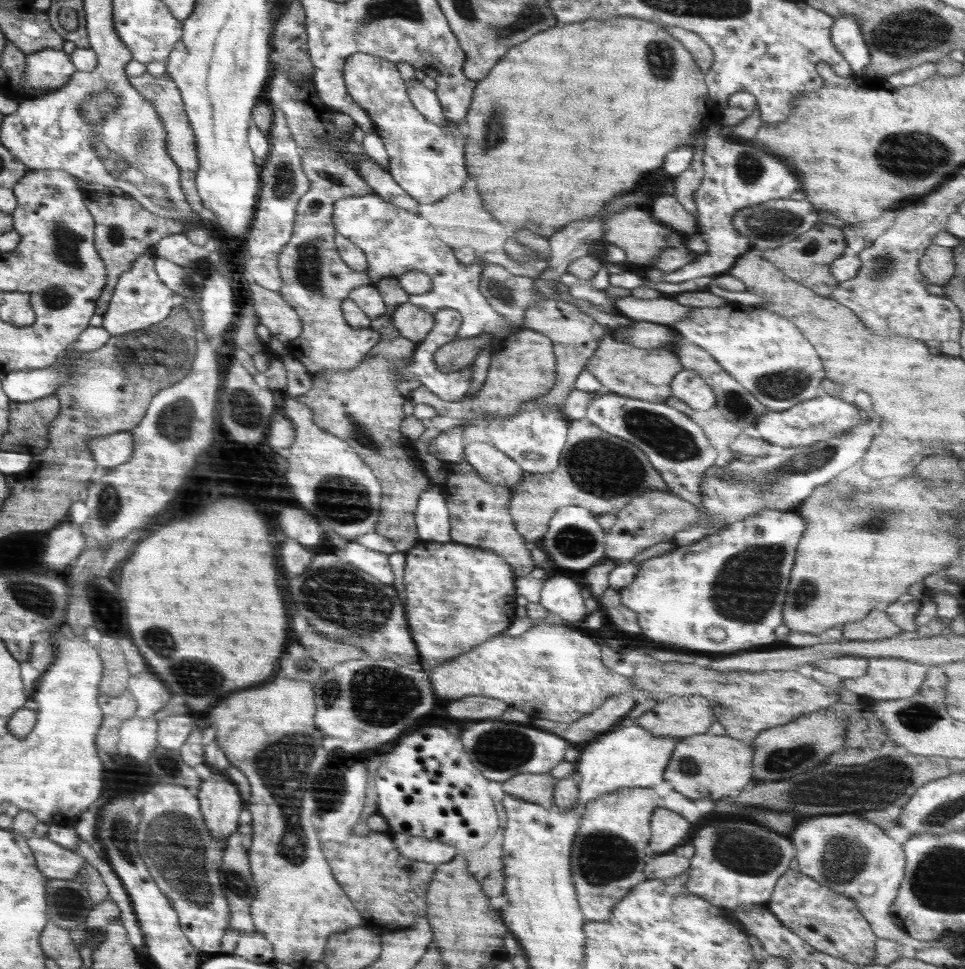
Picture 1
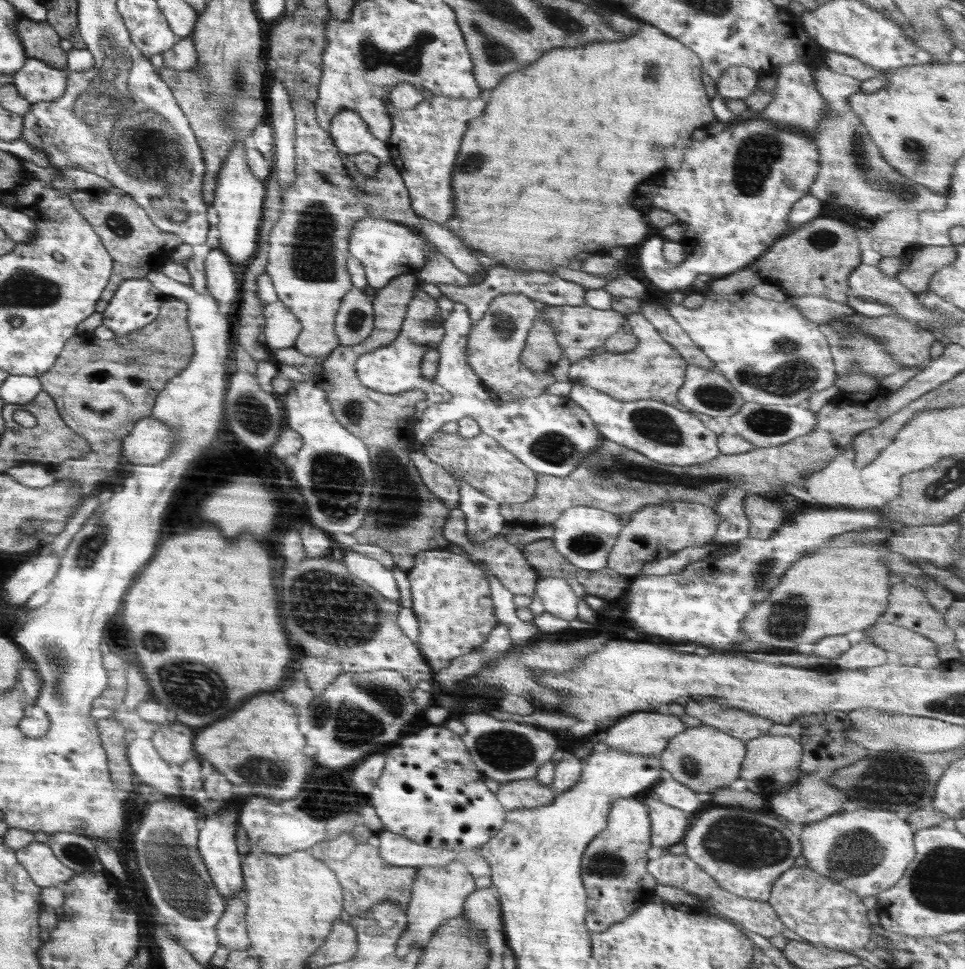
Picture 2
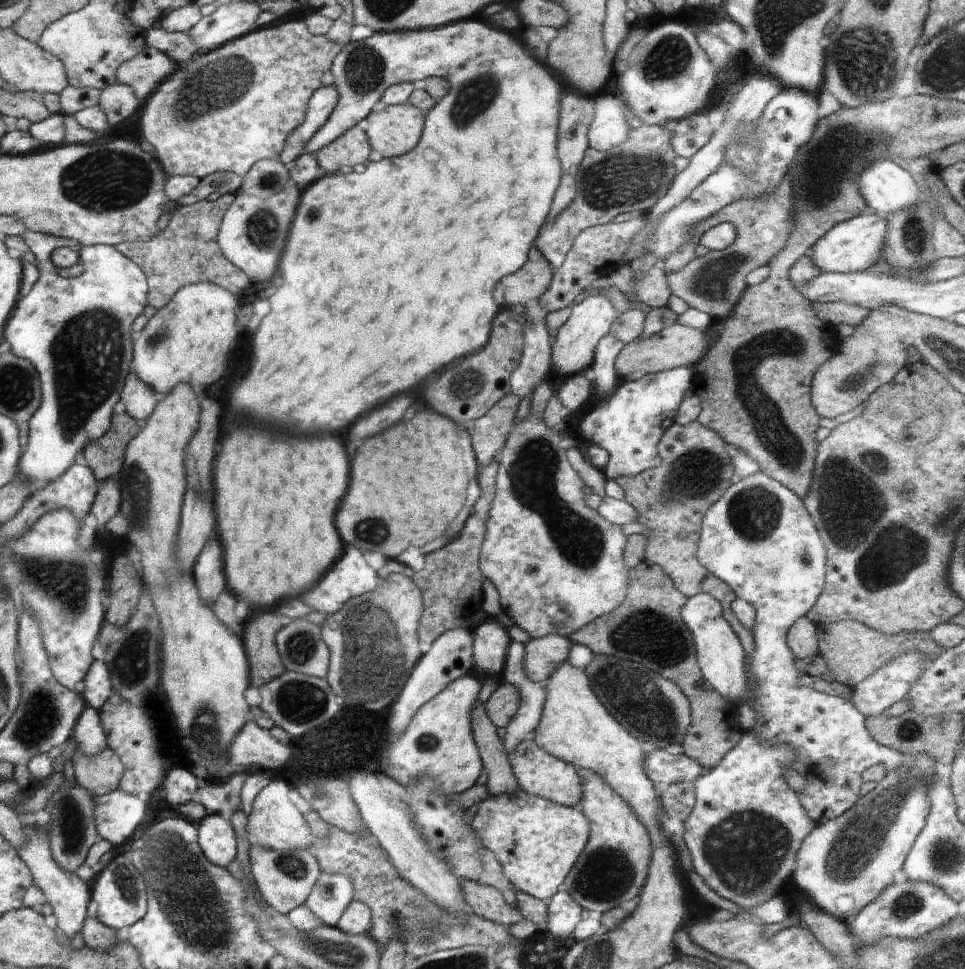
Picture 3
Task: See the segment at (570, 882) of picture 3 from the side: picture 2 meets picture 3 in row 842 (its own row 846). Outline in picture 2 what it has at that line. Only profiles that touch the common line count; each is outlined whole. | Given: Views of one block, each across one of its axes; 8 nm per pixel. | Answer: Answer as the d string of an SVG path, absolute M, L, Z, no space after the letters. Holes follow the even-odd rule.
M634 797L615 800L606 828L588 843L581 858L582 883L588 898L585 921L590 933L604 932L654 898L659 885L647 871L646 851L650 847L651 822L647 806Z

